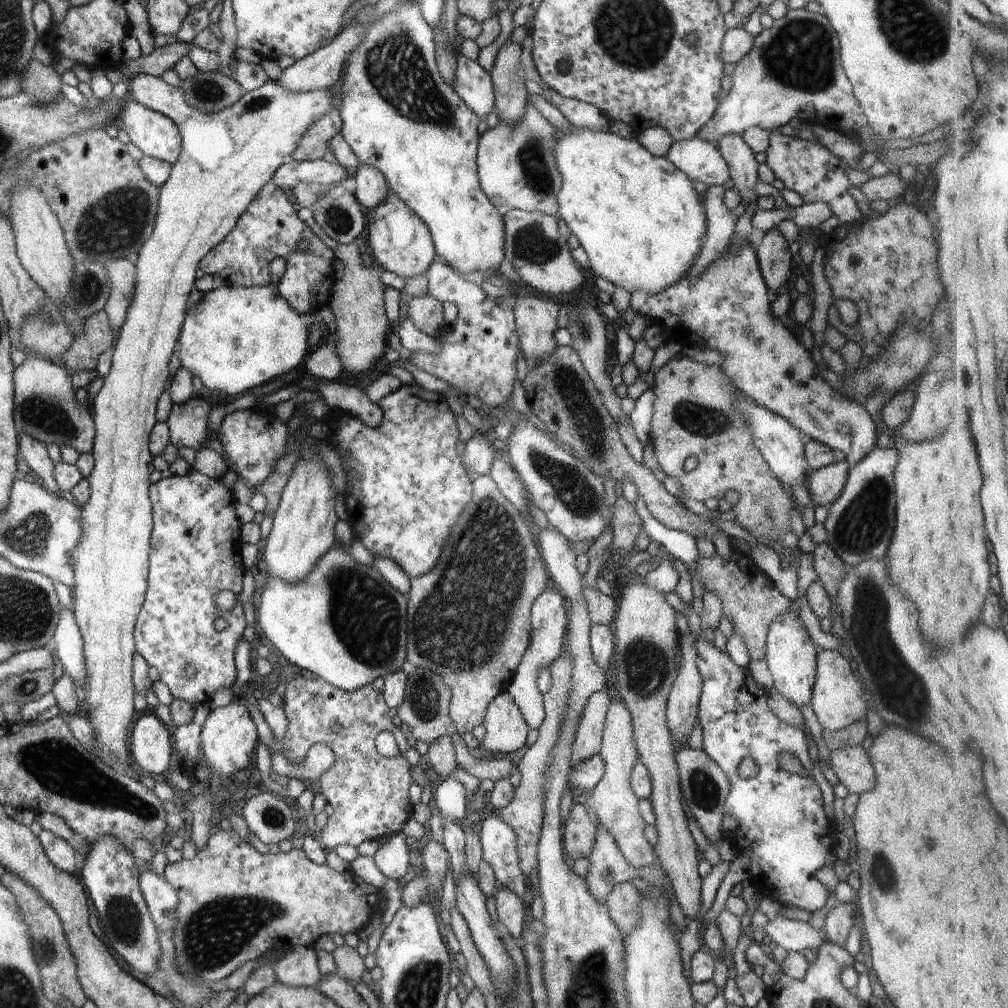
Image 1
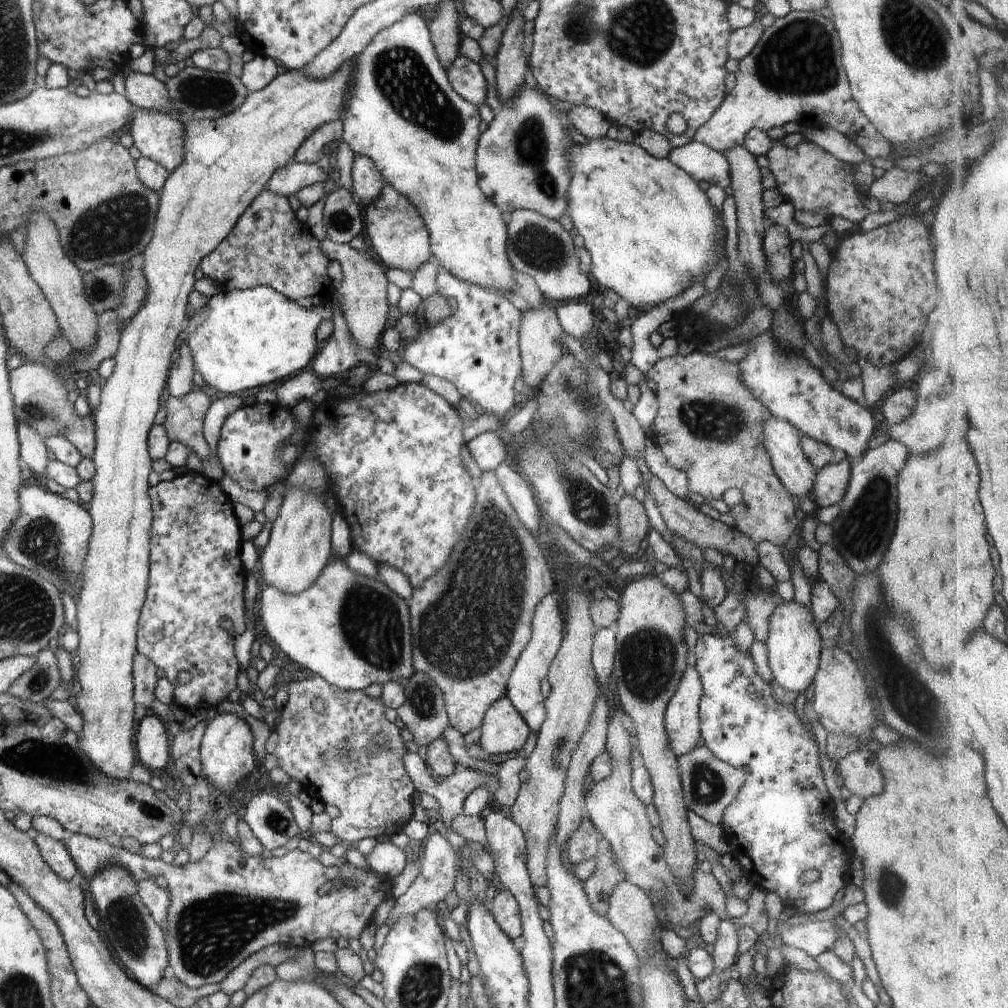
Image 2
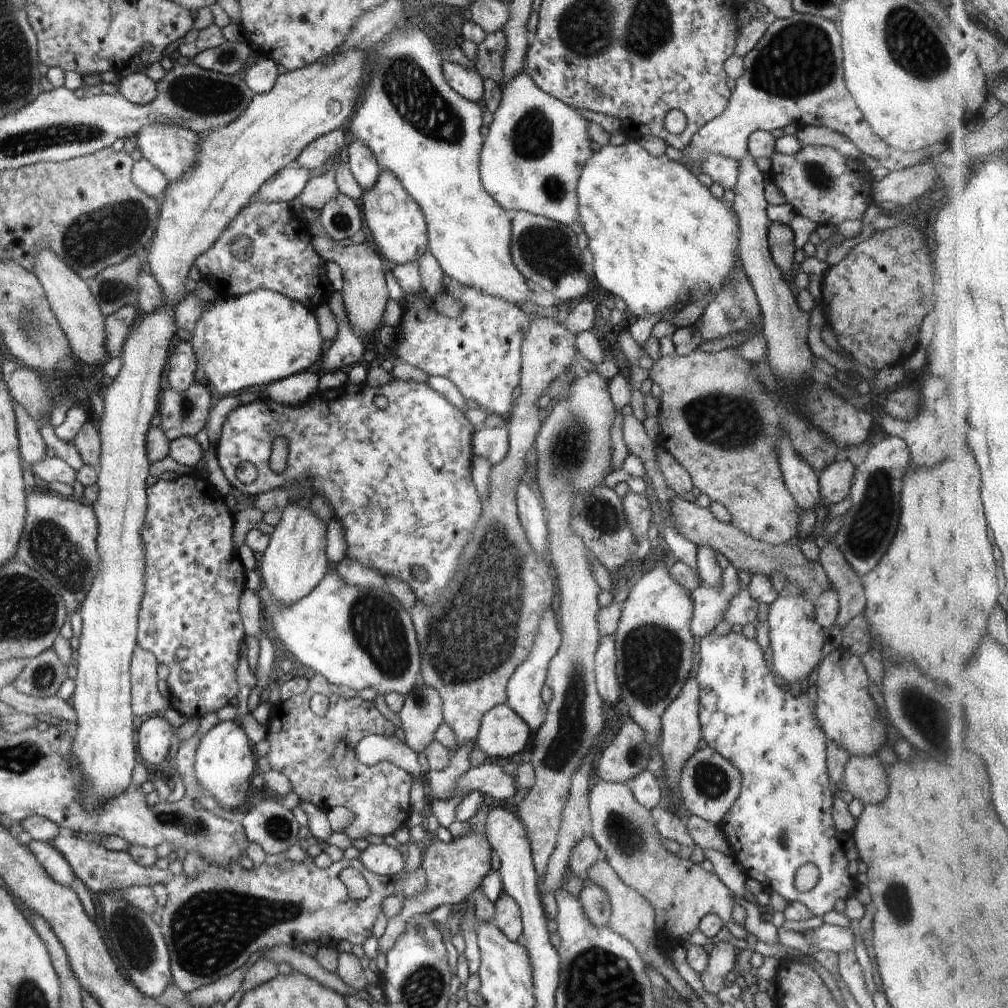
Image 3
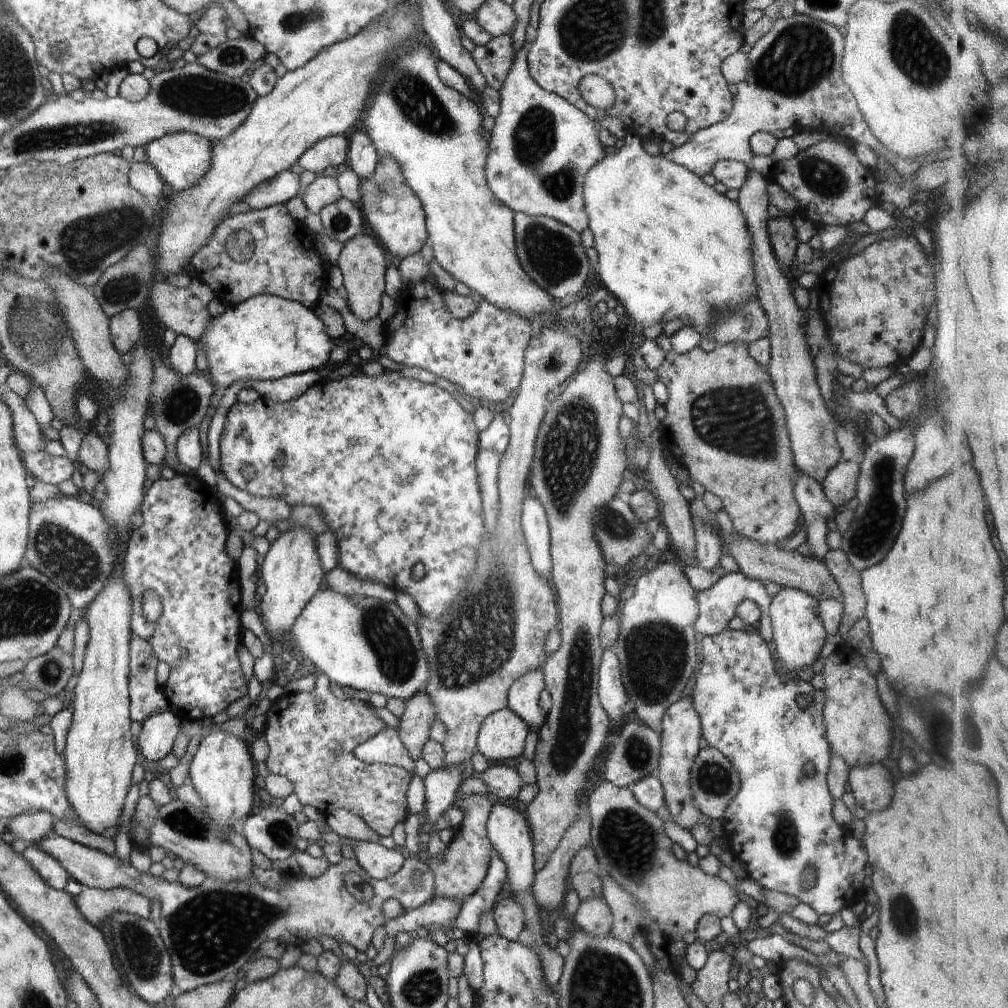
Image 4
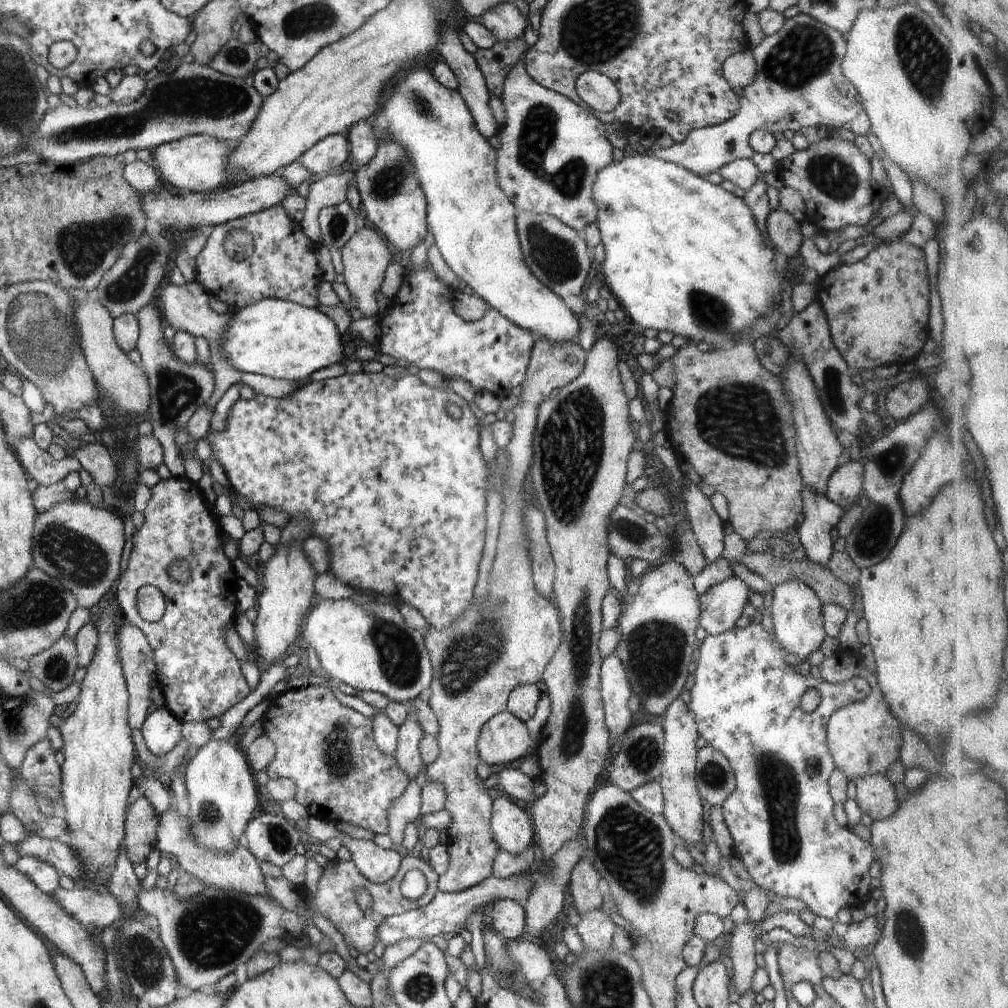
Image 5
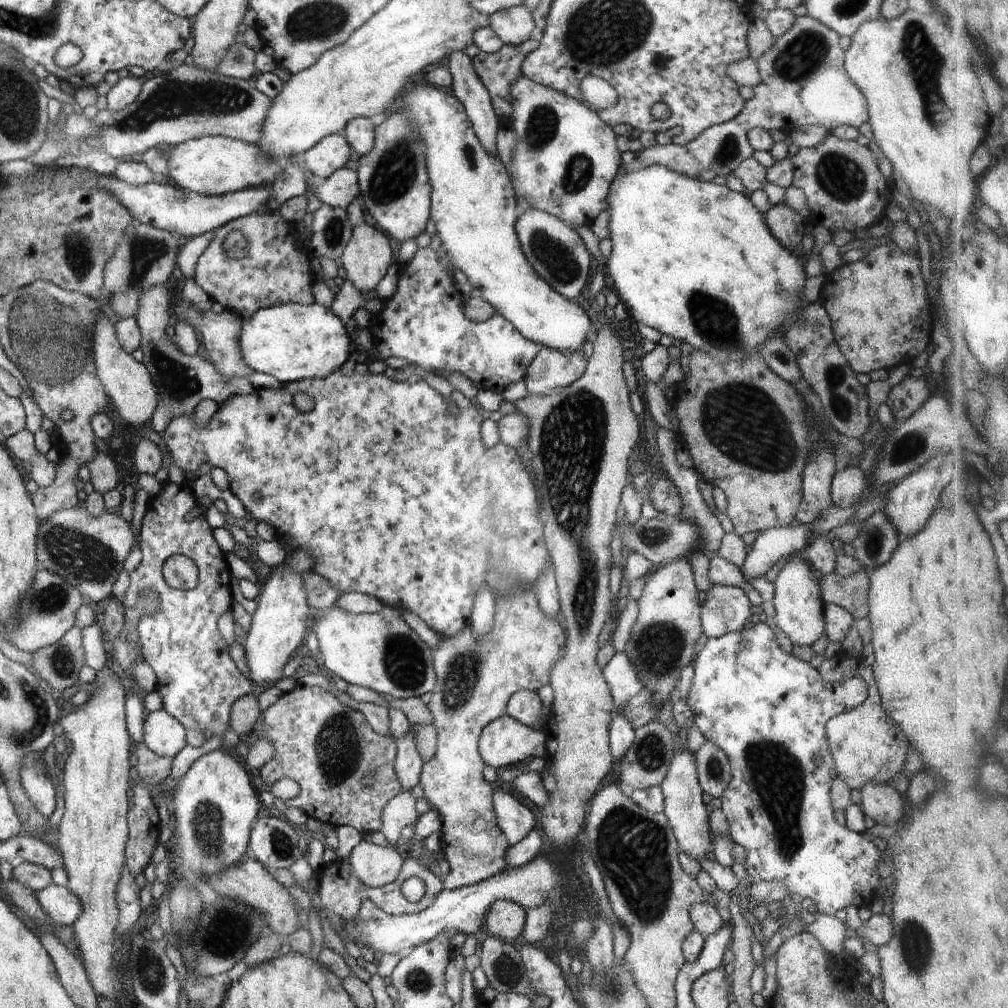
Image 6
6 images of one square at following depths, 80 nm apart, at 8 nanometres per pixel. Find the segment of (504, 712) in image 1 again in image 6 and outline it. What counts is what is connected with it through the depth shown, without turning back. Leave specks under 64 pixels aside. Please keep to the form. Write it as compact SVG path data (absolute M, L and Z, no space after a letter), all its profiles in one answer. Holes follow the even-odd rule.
M506 714L489 722L482 729L479 738L479 753L486 765L494 766L494 768L502 771L506 766L522 762L526 758L539 756L546 760L546 737L543 730L528 728L525 724L514 720L510 715Z

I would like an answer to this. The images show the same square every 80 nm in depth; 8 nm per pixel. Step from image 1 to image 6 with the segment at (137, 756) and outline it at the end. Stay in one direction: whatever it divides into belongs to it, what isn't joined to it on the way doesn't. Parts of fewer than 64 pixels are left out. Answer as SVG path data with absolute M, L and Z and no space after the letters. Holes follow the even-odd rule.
M163 708L147 712L143 724L143 742L158 756L174 757L187 745L187 729Z

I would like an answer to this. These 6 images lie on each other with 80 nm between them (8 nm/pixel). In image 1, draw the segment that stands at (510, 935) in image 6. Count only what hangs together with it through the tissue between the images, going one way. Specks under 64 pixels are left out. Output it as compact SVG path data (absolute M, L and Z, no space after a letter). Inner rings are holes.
M499 886L495 894L496 914L498 922L506 927L506 930L514 937L520 937L526 923L525 904L518 898L515 892L509 888Z

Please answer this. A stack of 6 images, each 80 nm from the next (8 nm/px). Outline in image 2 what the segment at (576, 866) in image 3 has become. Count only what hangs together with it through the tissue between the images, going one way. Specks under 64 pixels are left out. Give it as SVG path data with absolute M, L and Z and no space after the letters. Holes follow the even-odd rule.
M585 816L581 827L573 834L573 837L568 841L568 860L572 866L578 866L584 860L590 858L596 859L598 856L598 842L600 842L600 834L590 822L590 819Z

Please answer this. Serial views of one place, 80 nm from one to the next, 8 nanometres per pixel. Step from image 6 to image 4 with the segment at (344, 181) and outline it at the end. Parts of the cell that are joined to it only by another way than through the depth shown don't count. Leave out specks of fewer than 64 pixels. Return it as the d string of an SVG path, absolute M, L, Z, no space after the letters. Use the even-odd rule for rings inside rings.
M331 173L317 175L315 180L306 188L301 198L309 210L309 213L318 214L322 208L338 202L342 198L342 192L338 187L336 178Z

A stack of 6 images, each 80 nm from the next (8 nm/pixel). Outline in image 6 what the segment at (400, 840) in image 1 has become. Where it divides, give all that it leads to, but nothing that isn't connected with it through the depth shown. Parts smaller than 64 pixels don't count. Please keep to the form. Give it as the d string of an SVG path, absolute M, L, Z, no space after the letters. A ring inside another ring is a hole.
M363 840L352 850L347 861L351 874L375 889L393 883L405 860L394 846L385 847Z

